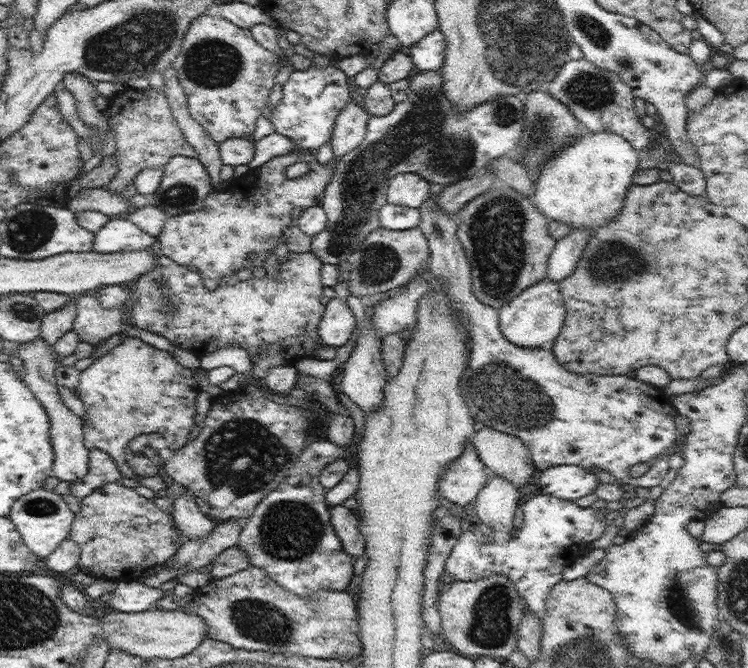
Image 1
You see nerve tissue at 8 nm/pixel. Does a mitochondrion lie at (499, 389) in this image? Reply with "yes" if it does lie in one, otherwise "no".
yes

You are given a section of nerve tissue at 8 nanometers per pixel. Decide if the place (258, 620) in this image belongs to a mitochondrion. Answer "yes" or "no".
yes

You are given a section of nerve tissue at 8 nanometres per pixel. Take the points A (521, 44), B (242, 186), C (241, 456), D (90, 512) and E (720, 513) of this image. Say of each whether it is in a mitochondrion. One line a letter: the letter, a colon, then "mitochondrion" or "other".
A: mitochondrion
B: other
C: mitochondrion
D: other
E: other

